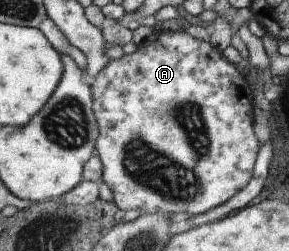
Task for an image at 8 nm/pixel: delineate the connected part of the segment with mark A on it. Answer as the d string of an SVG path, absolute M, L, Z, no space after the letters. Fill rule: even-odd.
M183 30L156 32L155 35L143 41L131 55L123 54L123 57L109 61L103 67L103 71L99 71L95 75L89 89L91 89L91 99L93 99L93 115L95 115L97 129L99 129L99 135L97 135L93 147L97 151L102 165L101 180L111 190L112 201L119 209L129 211L139 207L139 211L143 211L145 214L157 213L159 210L160 212L187 213L191 216L199 215L199 213L205 213L227 201L235 191L242 189L251 178L258 142L252 127L253 105L250 91L245 77L241 76L233 64L221 55L221 50L210 45L209 42L198 41ZM179 169L189 171L189 175L183 175L189 181L179 181L179 179L183 179L179 175Z

